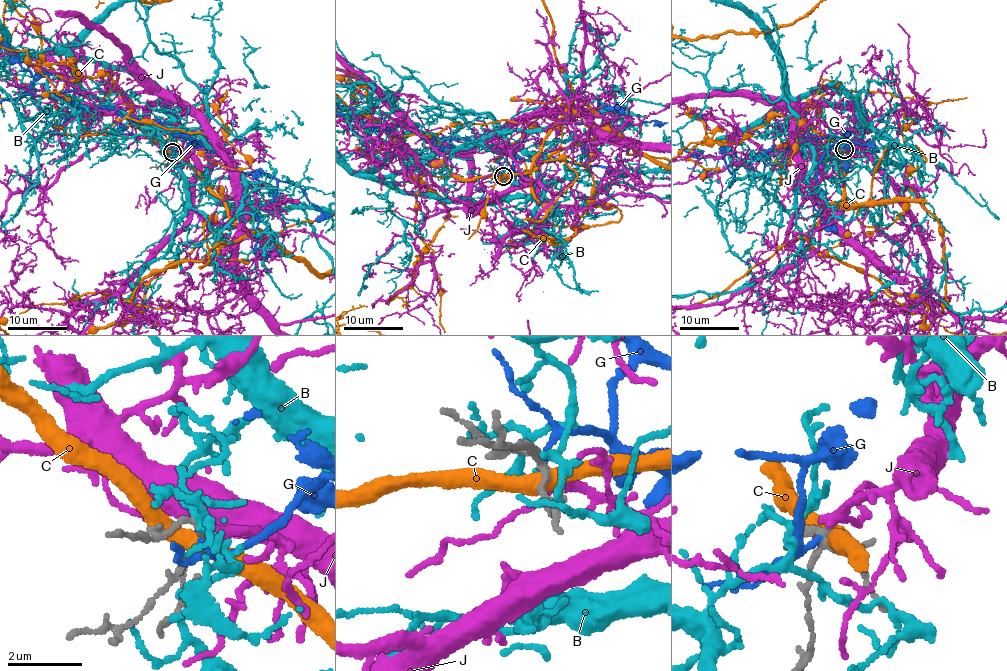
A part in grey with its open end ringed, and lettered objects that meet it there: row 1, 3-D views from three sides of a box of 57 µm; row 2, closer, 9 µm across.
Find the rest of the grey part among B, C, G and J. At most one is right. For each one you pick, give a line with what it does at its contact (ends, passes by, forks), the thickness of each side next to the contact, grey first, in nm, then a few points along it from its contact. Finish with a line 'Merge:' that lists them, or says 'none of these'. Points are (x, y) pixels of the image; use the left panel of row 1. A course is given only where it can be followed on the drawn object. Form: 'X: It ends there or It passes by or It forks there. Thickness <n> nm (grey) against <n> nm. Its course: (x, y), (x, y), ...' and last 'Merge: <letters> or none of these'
J: It passes by. Thickness 160 nm (grey) against 200 nm
Merge: J

